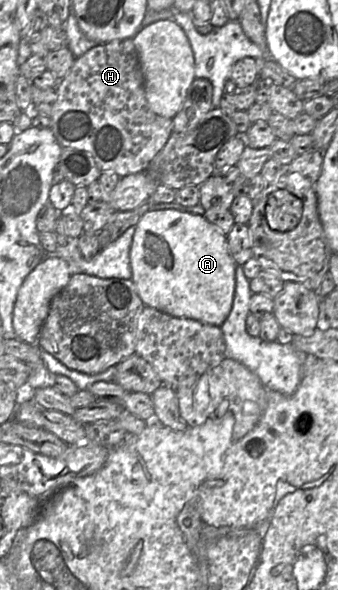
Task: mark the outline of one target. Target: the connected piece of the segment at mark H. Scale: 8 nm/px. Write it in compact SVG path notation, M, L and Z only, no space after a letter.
M132 38L97 44L76 58L70 71L59 81L56 91L57 99L50 115L50 128L56 140L62 148L90 154L102 172L114 172L119 177L144 172L173 132L172 119L159 116L149 108Z

